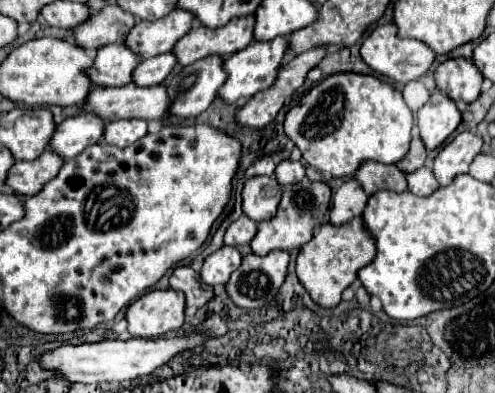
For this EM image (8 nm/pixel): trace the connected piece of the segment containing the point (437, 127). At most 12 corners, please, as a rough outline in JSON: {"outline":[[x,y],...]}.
{"outline":[[434,91],[416,123],[428,151],[458,127],[460,111]]}

